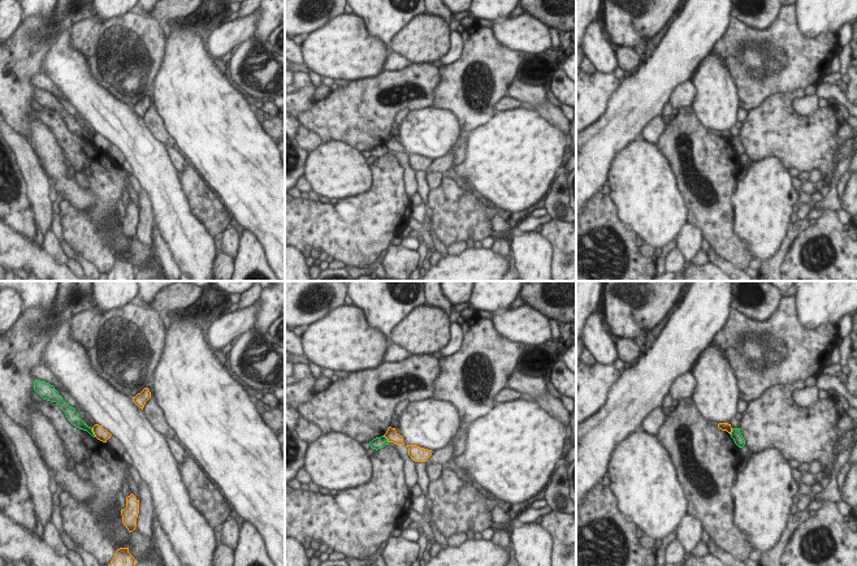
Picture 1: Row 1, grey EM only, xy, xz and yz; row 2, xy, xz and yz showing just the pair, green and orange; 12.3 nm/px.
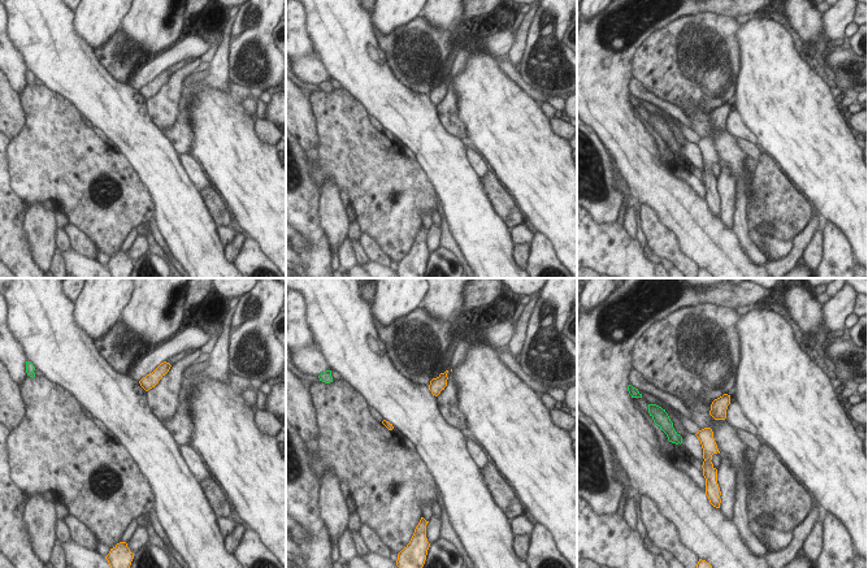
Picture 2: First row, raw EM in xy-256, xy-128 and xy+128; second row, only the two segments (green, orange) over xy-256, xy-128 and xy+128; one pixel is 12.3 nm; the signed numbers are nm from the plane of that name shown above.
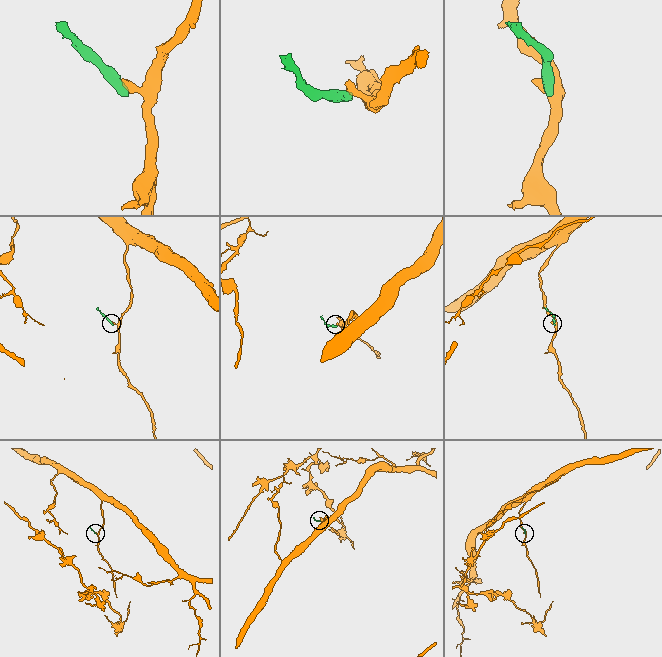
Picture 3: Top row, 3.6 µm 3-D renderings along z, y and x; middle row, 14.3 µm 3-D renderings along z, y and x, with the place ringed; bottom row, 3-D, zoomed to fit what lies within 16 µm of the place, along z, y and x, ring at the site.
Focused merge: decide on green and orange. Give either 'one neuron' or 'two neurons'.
two neurons

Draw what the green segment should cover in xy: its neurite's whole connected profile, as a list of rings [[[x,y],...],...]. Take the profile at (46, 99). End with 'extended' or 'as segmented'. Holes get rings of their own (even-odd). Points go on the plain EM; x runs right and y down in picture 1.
[[[34,90],[34,99],[43,107],[51,111],[56,111],[61,118],[65,121],[68,129],[79,138],[87,139],[92,146],[95,146],[92,137],[88,135],[78,124],[74,116],[69,115],[53,94],[46,90]]] | as segmented

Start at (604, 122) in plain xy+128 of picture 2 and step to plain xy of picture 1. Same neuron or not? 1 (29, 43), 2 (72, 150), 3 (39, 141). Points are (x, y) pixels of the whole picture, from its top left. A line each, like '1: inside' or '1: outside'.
1: inside
2: outside
3: inside

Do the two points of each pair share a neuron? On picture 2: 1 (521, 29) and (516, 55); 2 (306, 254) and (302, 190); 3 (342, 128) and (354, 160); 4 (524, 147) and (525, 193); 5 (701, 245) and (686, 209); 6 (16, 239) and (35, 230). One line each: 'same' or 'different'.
1: same
2: same
3: same
4: same
5: same
6: different

